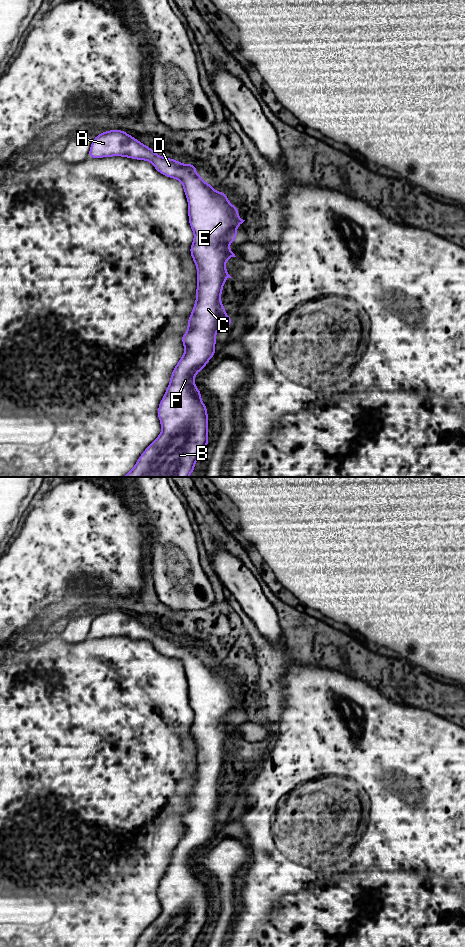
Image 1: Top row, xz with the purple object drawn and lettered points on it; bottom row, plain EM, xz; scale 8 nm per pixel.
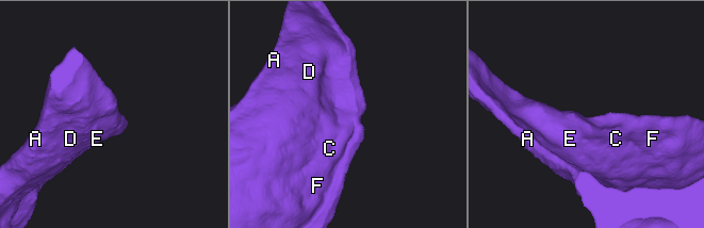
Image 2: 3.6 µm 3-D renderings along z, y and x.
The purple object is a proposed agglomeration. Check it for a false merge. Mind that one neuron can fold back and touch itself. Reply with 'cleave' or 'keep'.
keep

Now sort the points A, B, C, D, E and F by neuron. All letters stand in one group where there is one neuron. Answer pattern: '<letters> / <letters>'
A B C D E F

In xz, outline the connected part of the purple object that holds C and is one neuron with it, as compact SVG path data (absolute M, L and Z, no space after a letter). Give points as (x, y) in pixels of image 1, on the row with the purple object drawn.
M119 129L101 132L94 137L87 158L122 156L146 160L162 175L179 180L183 184L188 201L189 225L194 232L190 254L197 266L196 301L188 319L187 332L181 336L185 351L172 371L170 383L160 401L157 415L162 430L160 435L144 450L134 468L123 477L189 477L202 452L207 449L208 413L200 396L202 392L194 384L195 375L206 368L207 362L216 354L216 331L233 325L220 301L224 282L232 278L225 267L228 259L236 257L228 244L237 240L236 230L245 220L238 215L238 206L228 201L227 194L214 190L209 182L204 183L200 174L195 174L196 165L183 165L181 161L156 154L150 147Z

